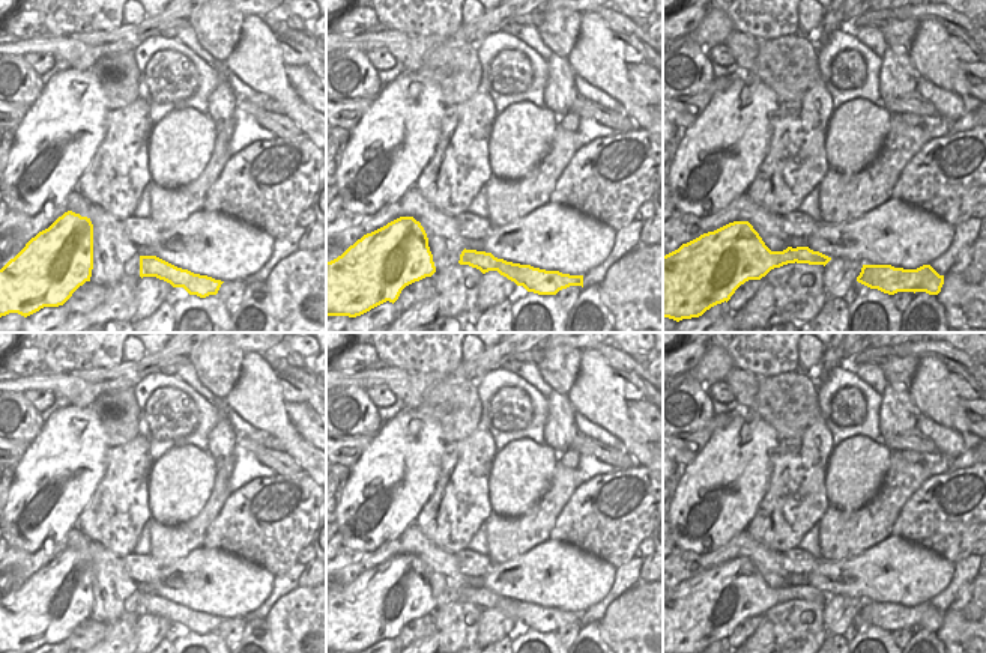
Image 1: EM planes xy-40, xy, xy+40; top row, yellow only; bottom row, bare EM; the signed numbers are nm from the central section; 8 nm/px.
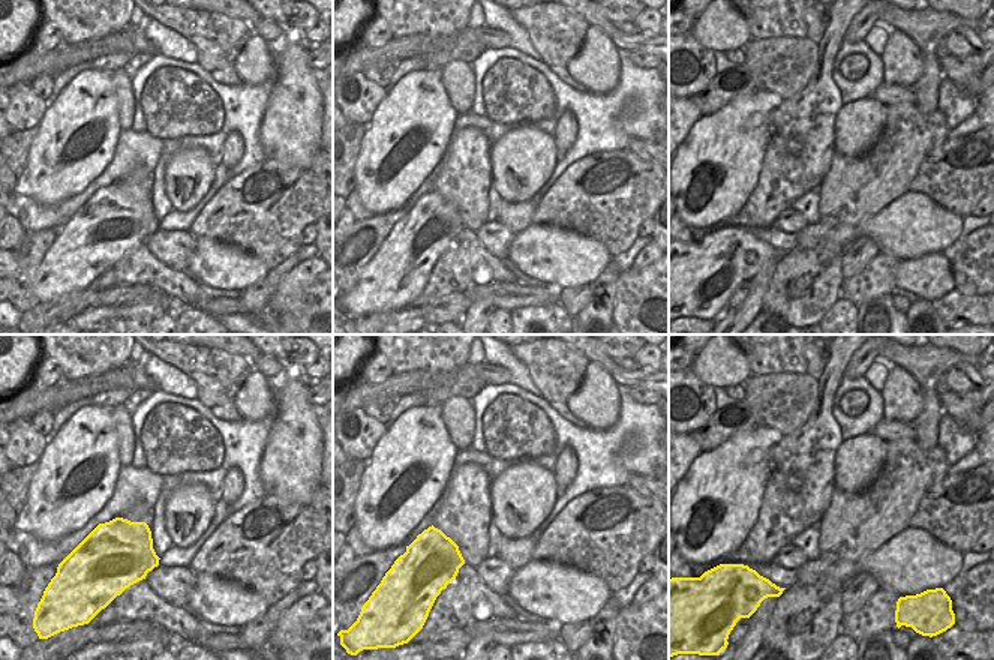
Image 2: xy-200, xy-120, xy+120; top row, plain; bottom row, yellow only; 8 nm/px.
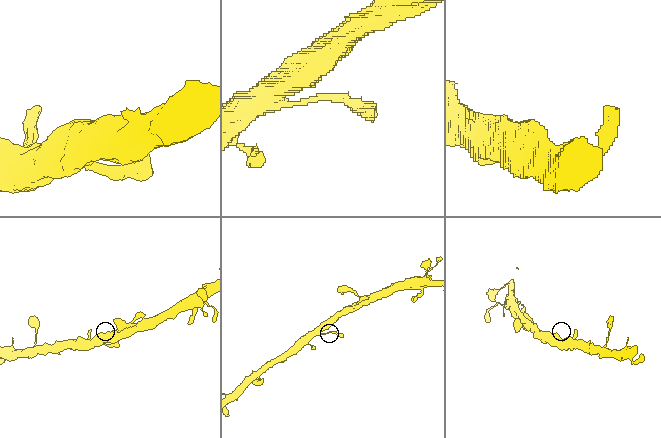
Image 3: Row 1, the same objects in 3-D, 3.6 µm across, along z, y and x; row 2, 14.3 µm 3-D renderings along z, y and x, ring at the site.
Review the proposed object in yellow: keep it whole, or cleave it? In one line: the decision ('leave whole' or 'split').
leave whole

